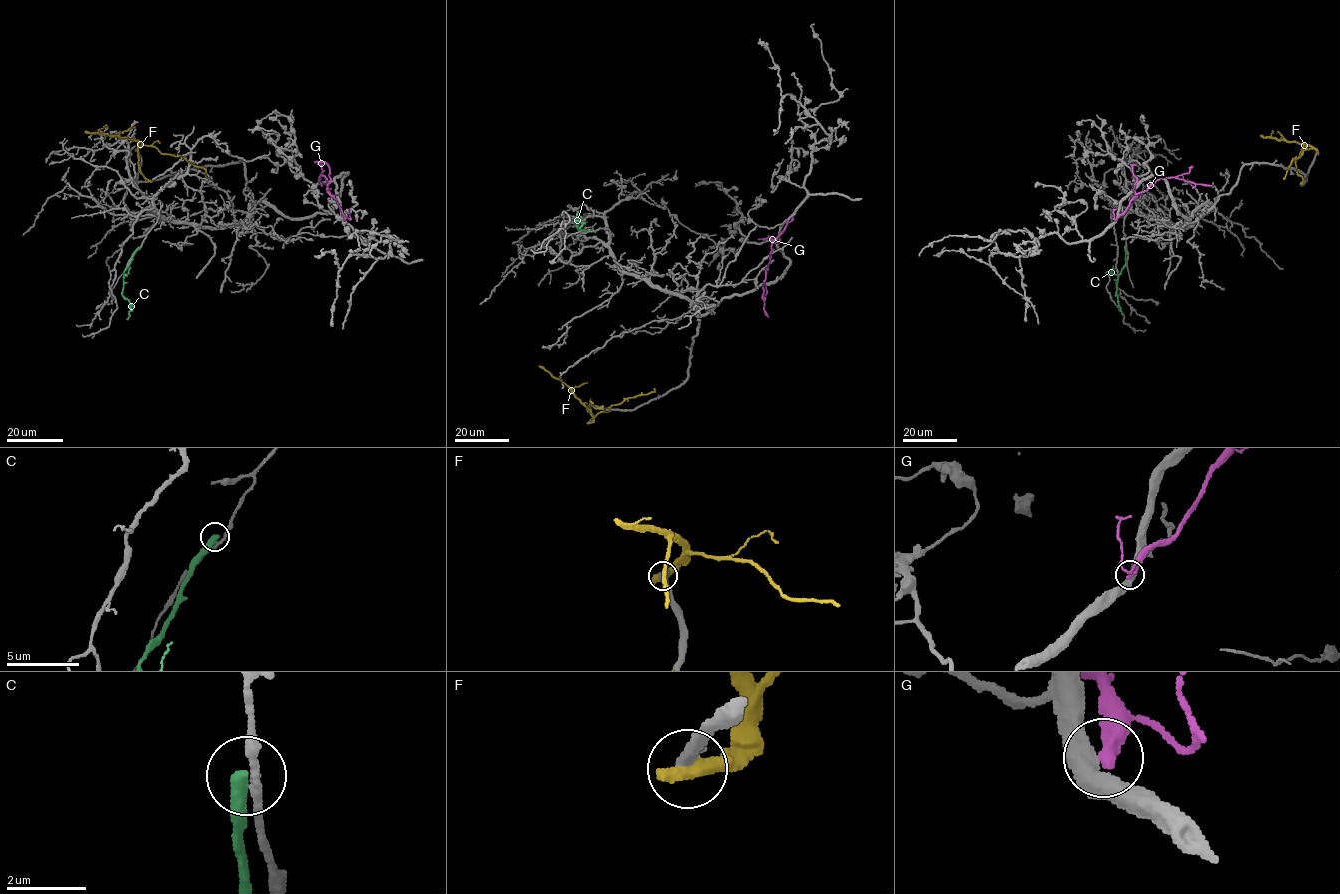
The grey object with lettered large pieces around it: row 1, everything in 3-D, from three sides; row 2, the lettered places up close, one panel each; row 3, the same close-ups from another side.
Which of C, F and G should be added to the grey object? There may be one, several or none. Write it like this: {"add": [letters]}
{"add": []}

